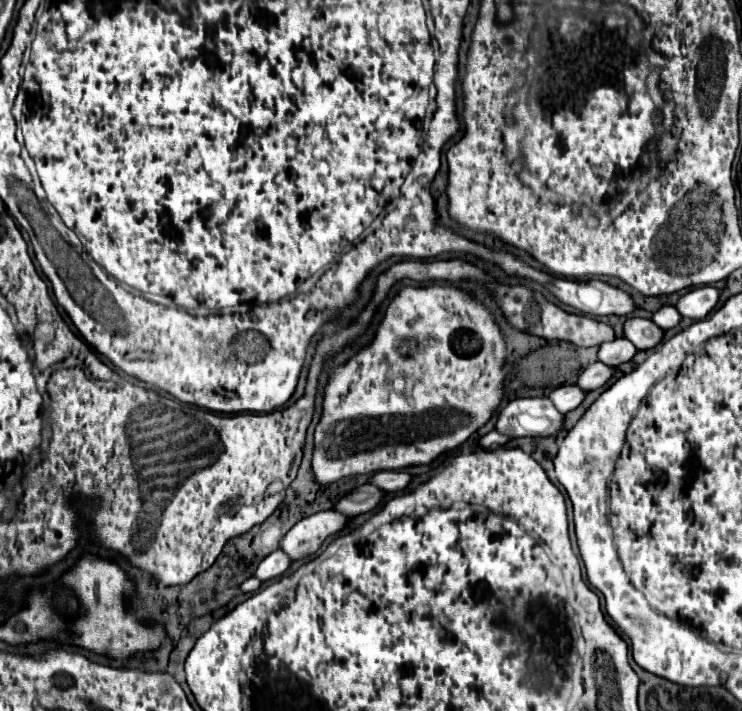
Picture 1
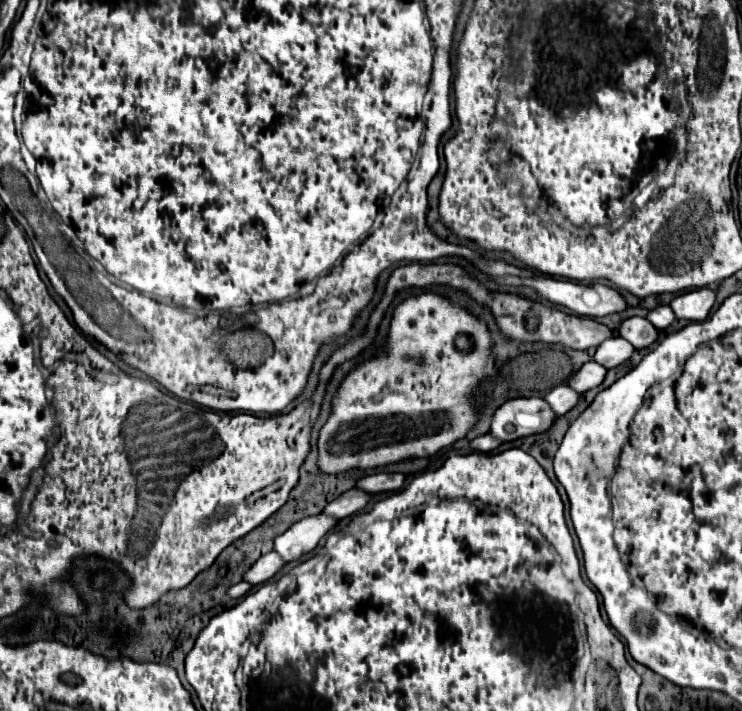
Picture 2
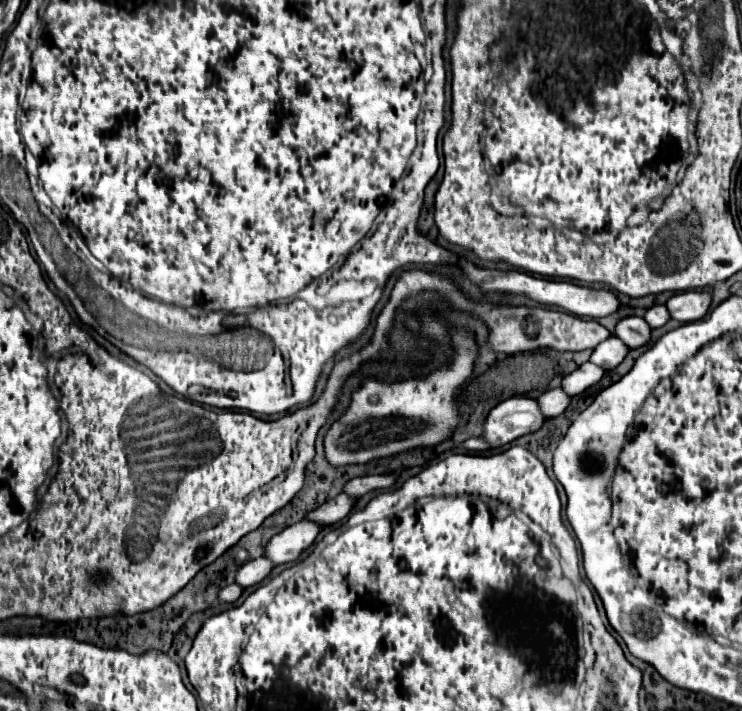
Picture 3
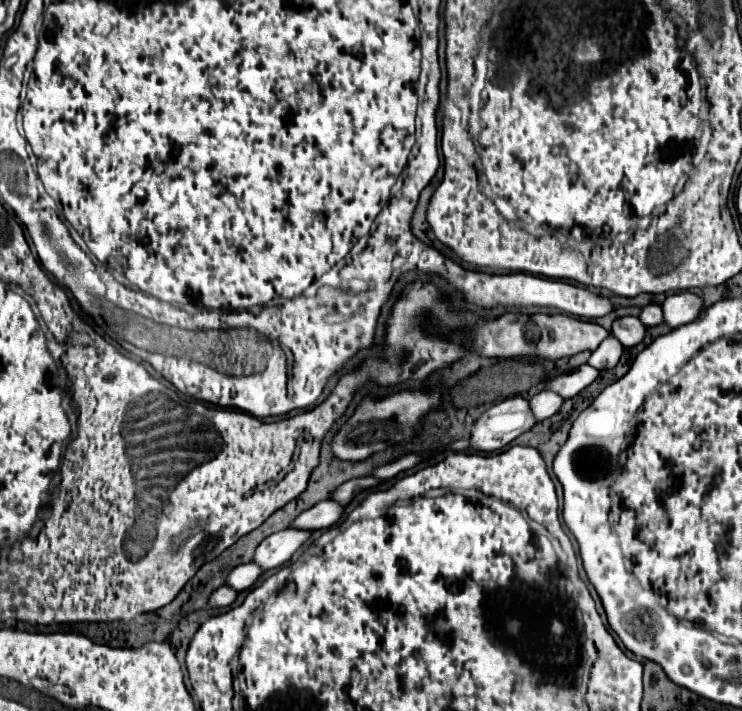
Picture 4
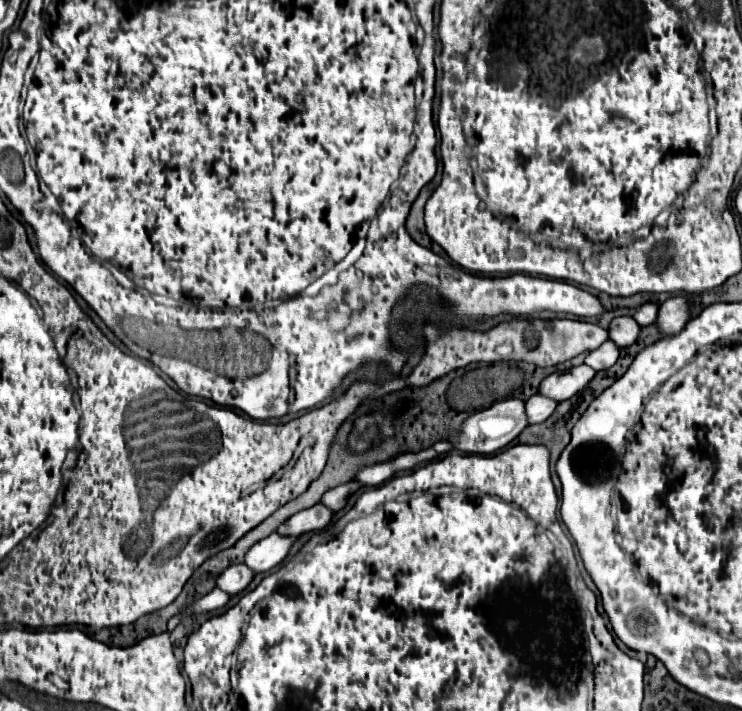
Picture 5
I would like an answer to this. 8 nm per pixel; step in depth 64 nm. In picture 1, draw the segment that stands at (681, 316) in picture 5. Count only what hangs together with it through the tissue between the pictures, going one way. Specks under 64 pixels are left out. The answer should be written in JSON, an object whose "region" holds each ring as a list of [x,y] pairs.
{"region":[[[704,286],[704,288],[696,288],[690,290],[686,296],[682,296],[676,304],[678,312],[684,318],[692,318],[692,320],[702,320],[710,314],[710,310],[718,304],[718,296],[720,292],[714,286]]]}

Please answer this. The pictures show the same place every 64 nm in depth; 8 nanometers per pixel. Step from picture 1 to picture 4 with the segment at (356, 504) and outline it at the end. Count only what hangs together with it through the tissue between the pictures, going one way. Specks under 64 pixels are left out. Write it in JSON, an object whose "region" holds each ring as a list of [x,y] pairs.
{"region":[[[324,500],[316,504],[316,508],[310,508],[308,512],[302,512],[292,526],[294,528],[304,528],[304,530],[326,530],[334,526],[344,514],[344,506],[334,502],[334,500]]]}

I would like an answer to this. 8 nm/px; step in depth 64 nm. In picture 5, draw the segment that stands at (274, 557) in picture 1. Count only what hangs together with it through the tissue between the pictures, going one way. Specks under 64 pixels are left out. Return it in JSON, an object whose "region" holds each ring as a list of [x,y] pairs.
{"region":[[[234,564],[232,568],[226,568],[220,574],[218,588],[228,594],[238,594],[252,582],[252,578],[254,578],[254,572],[246,568],[246,564]]]}

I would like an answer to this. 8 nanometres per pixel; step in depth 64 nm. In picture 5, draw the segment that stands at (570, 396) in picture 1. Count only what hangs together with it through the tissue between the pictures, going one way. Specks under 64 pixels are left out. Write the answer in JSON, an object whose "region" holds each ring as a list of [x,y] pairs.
{"region":[[[534,394],[528,402],[526,402],[526,414],[528,414],[528,422],[530,424],[540,424],[544,422],[554,410],[556,410],[558,402],[548,398],[548,396],[542,396],[542,394]]]}

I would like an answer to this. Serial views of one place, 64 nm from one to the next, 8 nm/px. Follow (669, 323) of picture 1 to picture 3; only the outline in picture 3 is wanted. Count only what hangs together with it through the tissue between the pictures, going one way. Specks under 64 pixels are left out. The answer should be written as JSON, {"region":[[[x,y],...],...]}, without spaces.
{"region":[[[656,304],[656,306],[652,306],[652,308],[646,310],[644,320],[646,320],[652,328],[660,328],[660,326],[664,326],[664,324],[670,320],[670,312],[668,312],[666,306],[658,306],[658,304]]]}

